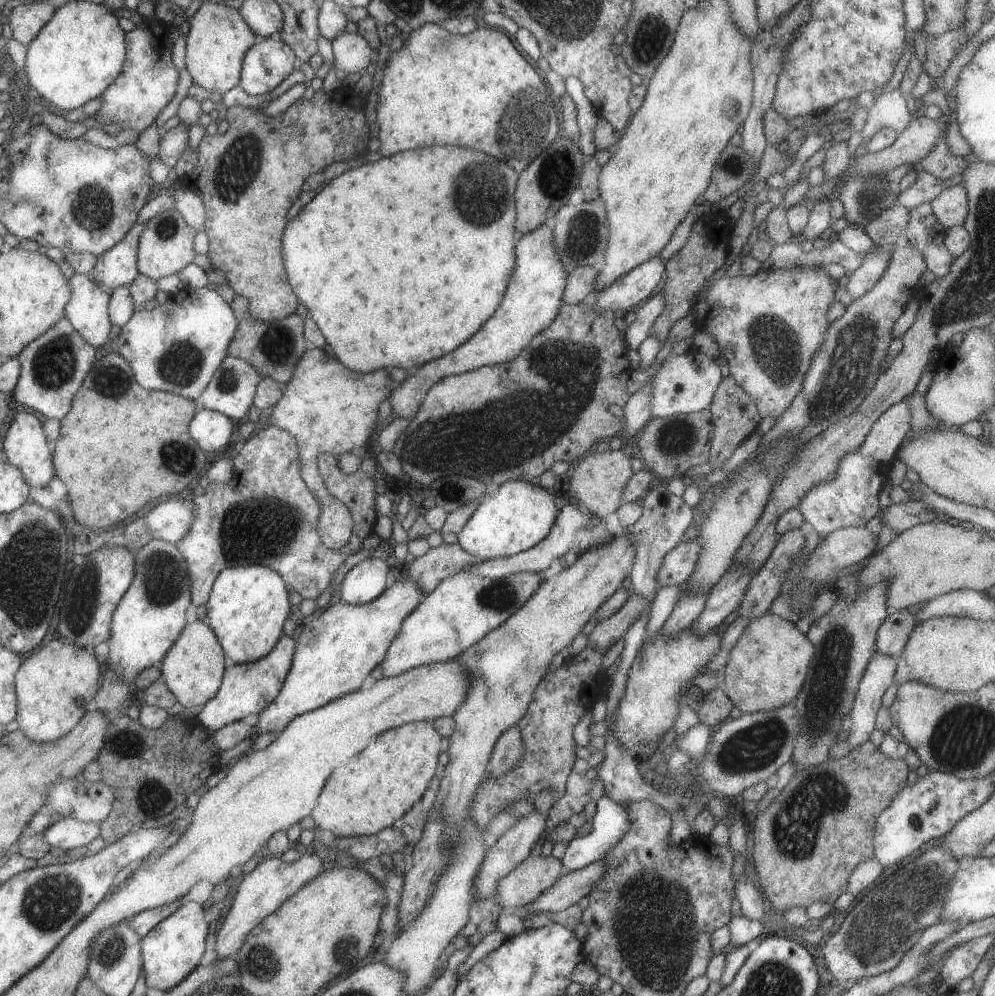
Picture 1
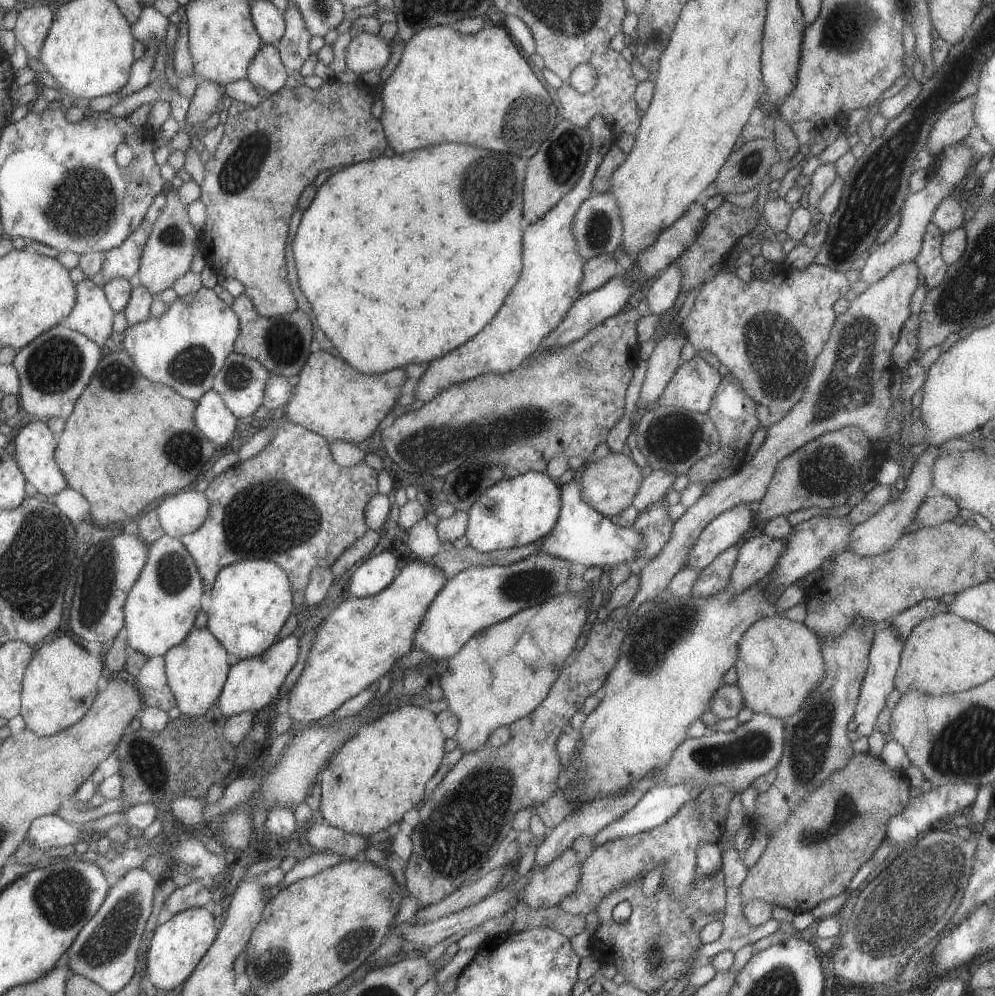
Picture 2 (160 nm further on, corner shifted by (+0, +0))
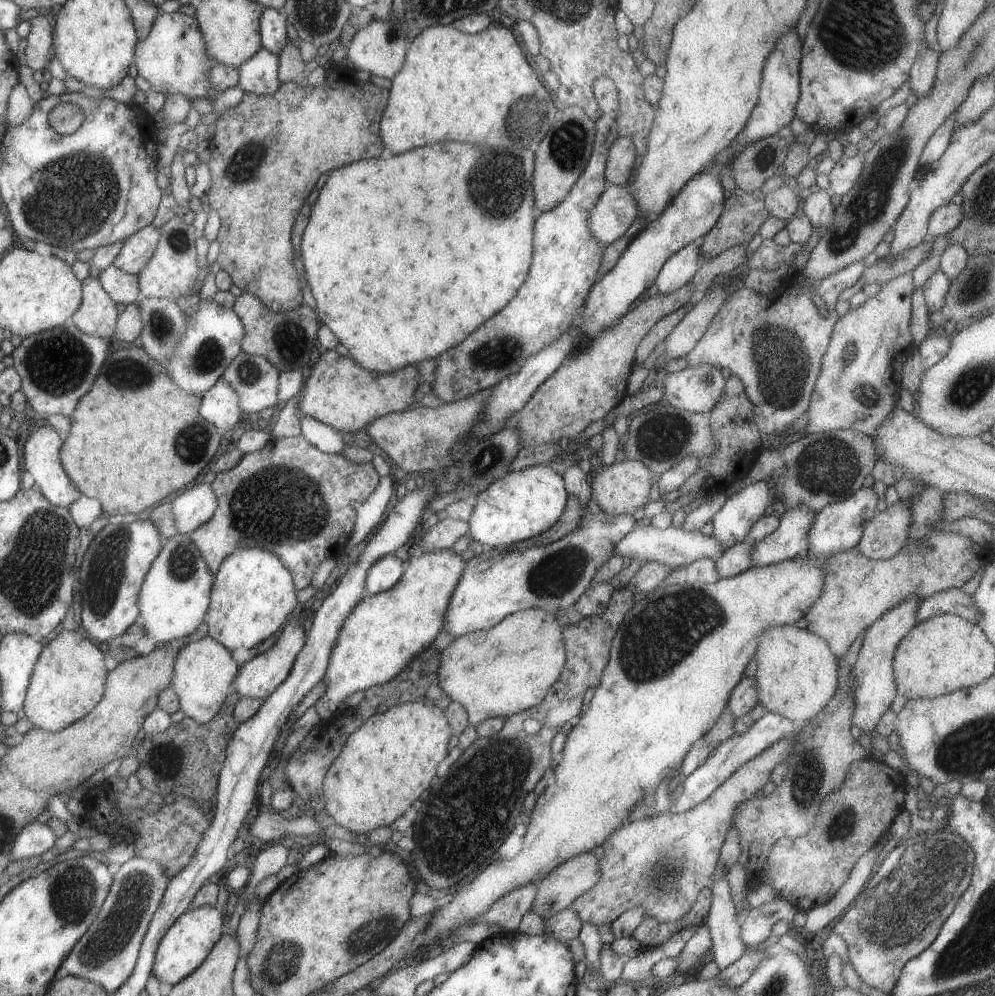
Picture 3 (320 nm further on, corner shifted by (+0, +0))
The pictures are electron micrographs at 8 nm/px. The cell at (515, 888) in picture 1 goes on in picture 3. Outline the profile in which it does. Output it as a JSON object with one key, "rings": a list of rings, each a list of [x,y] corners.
{"rings":[[[581,852],[581,854],[575,854],[573,858],[565,860],[562,864],[559,864],[557,868],[551,870],[551,874],[547,874],[547,878],[541,878],[536,884],[536,892],[533,900],[533,906],[531,911],[537,914],[541,919],[547,920],[557,914],[561,910],[570,907],[571,902],[590,890],[595,886],[595,882],[599,882],[599,868],[597,868],[597,858],[593,853]]]}

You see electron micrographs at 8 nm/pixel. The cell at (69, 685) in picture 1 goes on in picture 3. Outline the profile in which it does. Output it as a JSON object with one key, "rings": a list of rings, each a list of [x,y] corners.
{"rings":[[[81,630],[63,631],[42,646],[33,666],[22,710],[35,728],[55,732],[83,718],[101,700],[110,663],[95,642]]]}

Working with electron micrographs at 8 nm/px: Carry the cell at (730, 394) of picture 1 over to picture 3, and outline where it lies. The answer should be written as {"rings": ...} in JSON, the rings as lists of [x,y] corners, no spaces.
{"rings":[[[734,375],[725,380],[723,394],[715,402],[715,406],[708,413],[709,426],[713,440],[715,440],[715,452],[698,460],[695,474],[691,474],[685,483],[678,489],[682,496],[687,493],[705,492],[707,496],[716,490],[721,490],[727,485],[733,485],[736,481],[746,478],[751,464],[761,450],[759,430],[754,422],[753,406],[745,395],[743,384]]]}

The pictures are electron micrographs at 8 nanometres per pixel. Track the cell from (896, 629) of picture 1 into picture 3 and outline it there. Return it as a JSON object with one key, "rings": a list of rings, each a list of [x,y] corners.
{"rings":[[[960,588],[945,590],[945,592],[939,592],[920,600],[920,604],[915,610],[917,623],[941,614],[956,615],[973,623],[979,621],[979,612],[973,604],[973,598],[971,595],[967,596],[965,592],[961,592]]]}

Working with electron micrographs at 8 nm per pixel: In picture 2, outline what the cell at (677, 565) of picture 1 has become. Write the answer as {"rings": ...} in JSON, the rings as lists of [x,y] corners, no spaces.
{"rings":[[[747,503],[736,504],[733,508],[720,512],[697,537],[688,552],[686,562],[688,566],[701,570],[707,566],[720,552],[737,544],[739,538],[749,530],[755,522],[755,515],[751,513]]]}

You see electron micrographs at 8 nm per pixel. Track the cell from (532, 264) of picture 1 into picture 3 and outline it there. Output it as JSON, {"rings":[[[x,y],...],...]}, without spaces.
{"rings":[[[598,78],[591,82],[591,86],[594,87],[597,119],[594,121],[590,158],[567,196],[552,210],[537,214],[533,224],[531,266],[515,296],[460,344],[435,359],[437,366],[433,372],[431,390],[436,402],[455,402],[471,394],[486,393],[503,378],[519,372],[529,354],[553,342],[557,336],[569,330],[571,324],[578,324],[591,286],[602,278],[599,264],[603,248],[599,248],[595,238],[591,238],[587,218],[591,206],[595,206],[607,184],[604,169],[609,148],[618,137],[615,118],[619,98],[616,97],[615,86],[607,78]]]}

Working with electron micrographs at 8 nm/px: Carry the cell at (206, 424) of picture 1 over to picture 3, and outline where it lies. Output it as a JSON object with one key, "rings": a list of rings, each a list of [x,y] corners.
{"rings":[[[222,376],[201,395],[198,412],[205,422],[213,424],[221,434],[232,430],[244,417],[237,406],[237,394],[231,386],[227,386]]]}

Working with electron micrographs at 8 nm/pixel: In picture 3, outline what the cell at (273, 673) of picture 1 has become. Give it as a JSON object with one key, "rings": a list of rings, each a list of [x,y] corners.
{"rings":[[[288,619],[285,628],[281,630],[276,644],[273,644],[269,650],[265,650],[261,654],[257,654],[242,664],[237,670],[237,676],[233,680],[233,692],[239,698],[255,698],[255,700],[267,699],[284,681],[291,671],[293,660],[303,648],[305,643],[305,630],[297,620]]]}

